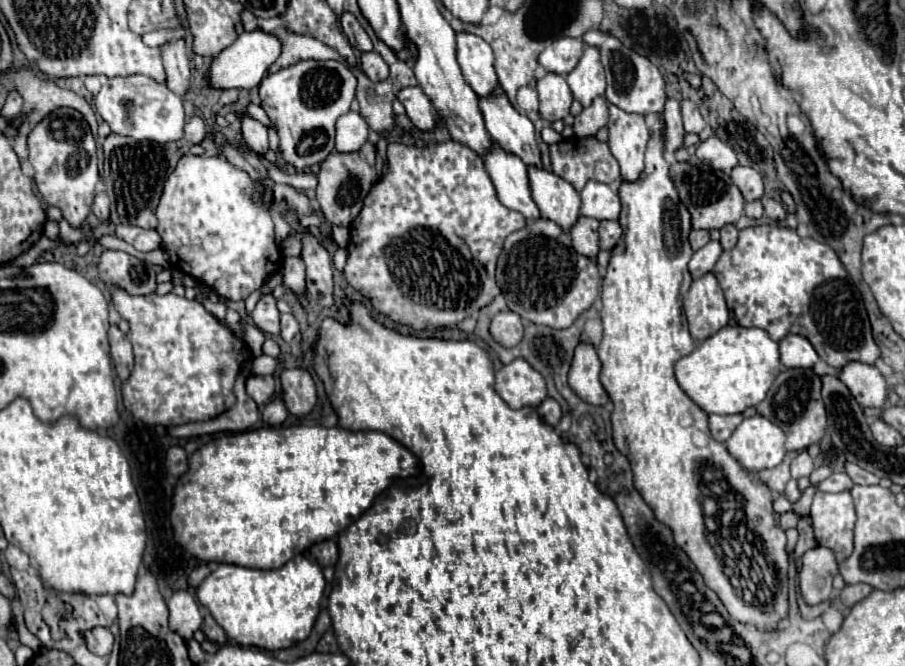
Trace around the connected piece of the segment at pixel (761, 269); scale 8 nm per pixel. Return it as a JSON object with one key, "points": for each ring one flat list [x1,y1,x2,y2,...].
{"points":[[777,224,751,226,739,232,739,242,733,250,723,252,713,270,719,286,725,292,727,306,735,312,739,326,761,328,779,342,787,334,801,334,809,338,811,346,817,350,819,358,825,360,835,370,841,370,845,362,865,362,875,364,881,356,873,336,871,324,861,300,857,300,849,286,849,274,839,262,835,250,813,238,801,238,791,228,781,228]]}

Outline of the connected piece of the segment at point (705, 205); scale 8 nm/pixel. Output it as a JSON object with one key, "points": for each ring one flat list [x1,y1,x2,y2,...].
{"points":[[705,162,673,164,671,172,673,172,675,186,679,190,679,198,687,206,687,210,691,212,693,228,705,228,705,230,723,228,725,224,735,224,741,218,745,200,727,172,715,170]]}

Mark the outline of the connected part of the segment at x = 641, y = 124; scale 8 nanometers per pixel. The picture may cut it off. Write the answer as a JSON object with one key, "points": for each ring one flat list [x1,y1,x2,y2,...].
{"points":[[609,104,609,148,621,166,621,176,627,182,639,178,643,156,649,140,649,128,641,114,629,114,619,106]]}

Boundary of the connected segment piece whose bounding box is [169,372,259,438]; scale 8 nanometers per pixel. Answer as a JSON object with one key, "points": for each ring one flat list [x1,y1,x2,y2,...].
{"points":[[245,372,237,378,237,384,235,384,237,404,231,410,207,422,189,422,183,426,175,426,169,430,169,434,175,438,195,438,195,436,205,436,205,434,241,432,241,430,251,428,259,418,259,408,253,402,253,398,249,398,245,392,245,378,247,378]]}

